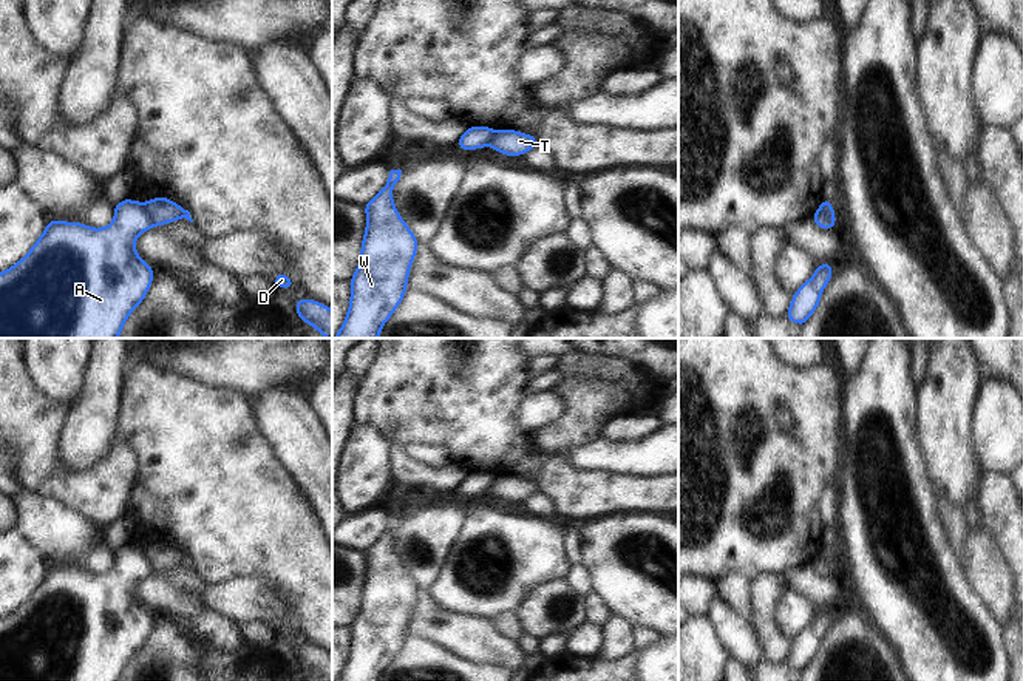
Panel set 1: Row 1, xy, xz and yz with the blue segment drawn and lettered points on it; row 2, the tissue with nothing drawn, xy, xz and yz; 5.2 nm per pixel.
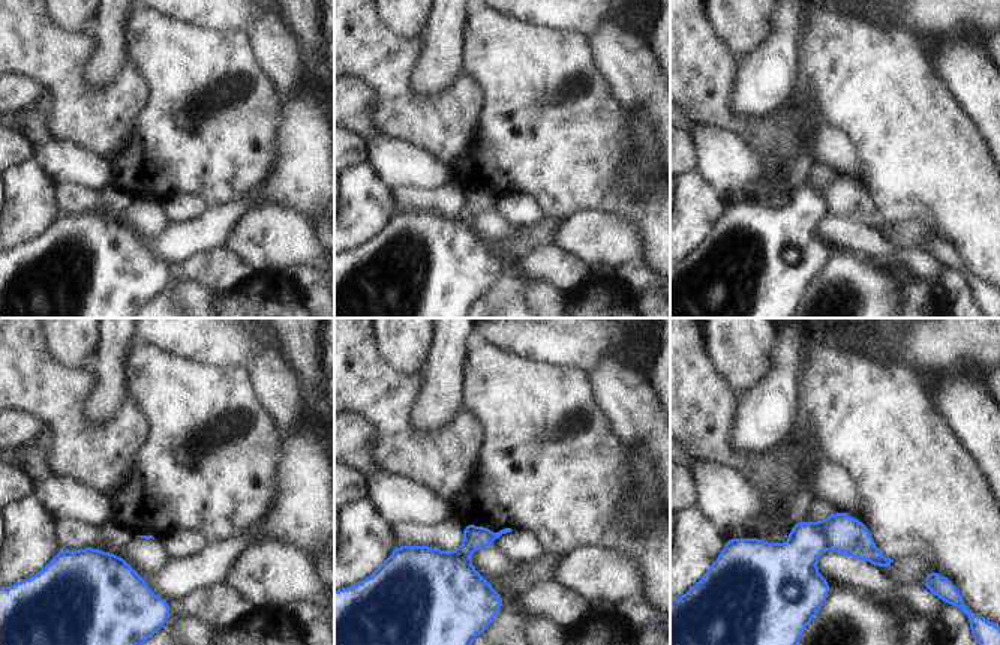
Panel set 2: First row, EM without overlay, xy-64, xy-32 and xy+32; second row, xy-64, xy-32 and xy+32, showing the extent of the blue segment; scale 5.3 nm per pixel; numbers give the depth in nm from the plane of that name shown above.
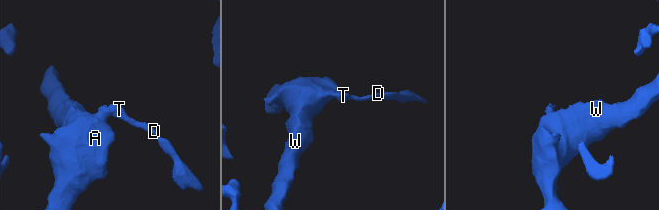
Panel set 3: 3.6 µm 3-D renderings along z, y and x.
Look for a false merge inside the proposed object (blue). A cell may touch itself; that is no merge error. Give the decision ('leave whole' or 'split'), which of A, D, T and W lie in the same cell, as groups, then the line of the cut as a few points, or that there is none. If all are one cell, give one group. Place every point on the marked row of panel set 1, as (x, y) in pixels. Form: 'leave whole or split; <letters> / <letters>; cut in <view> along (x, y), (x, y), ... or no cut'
split; A W / D T; cut in xy along (141, 204), (152, 226)

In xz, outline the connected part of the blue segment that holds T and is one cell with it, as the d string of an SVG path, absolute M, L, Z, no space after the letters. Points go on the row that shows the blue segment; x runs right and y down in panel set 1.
M515 130L495 131L488 145L505 156L522 156L538 147L535 134L525 134Z

